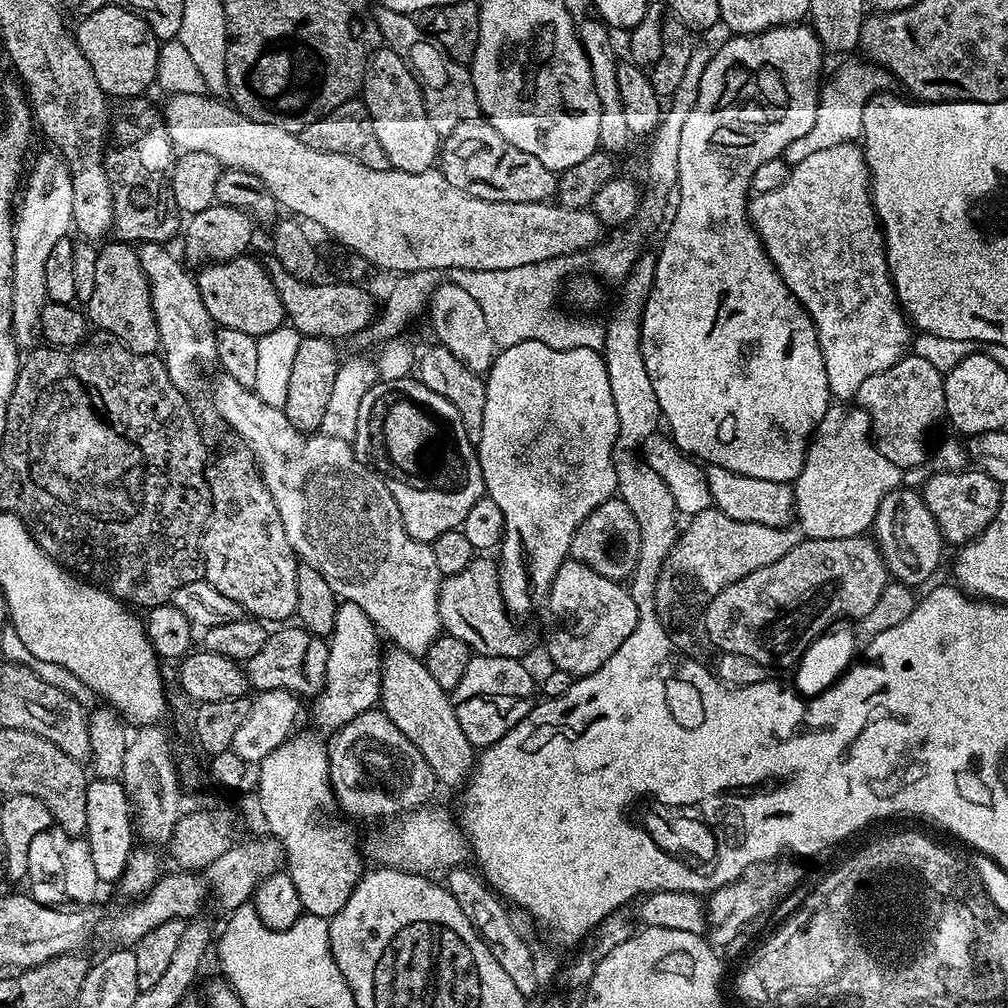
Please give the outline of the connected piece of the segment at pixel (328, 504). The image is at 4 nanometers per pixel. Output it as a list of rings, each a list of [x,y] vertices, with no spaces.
[[[236,380],[225,381],[216,392],[216,404],[228,415],[229,426],[244,439],[243,447],[256,459],[266,490],[270,490],[274,506],[278,506],[282,530],[286,530],[286,539],[297,557],[314,566],[314,570],[330,582],[330,590],[334,590],[337,598],[362,606],[395,647],[423,658],[442,632],[438,610],[442,577],[434,563],[431,543],[416,540],[404,529],[398,502],[394,502],[383,479],[369,465],[368,469],[363,464],[365,461],[349,441],[323,434],[305,435],[286,418],[283,407],[267,405],[252,388],[243,388]]]

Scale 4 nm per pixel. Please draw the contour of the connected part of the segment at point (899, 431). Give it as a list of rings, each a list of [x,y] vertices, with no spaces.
[[[905,354],[898,362],[894,362],[894,366],[878,374],[870,374],[870,378],[866,378],[862,386],[858,386],[858,394],[854,400],[868,415],[870,432],[874,437],[877,450],[886,458],[890,458],[894,466],[898,466],[901,470],[908,470],[908,468],[918,467],[927,456],[929,459],[928,431],[935,426],[936,419],[944,416],[944,373],[930,366],[926,358],[915,354]]]

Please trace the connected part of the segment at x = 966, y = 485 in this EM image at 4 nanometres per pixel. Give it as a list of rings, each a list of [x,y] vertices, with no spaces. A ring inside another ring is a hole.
[[[979,470],[968,471],[935,471],[935,475],[925,482],[924,488],[922,487],[926,506],[930,514],[934,514],[934,522],[938,522],[938,530],[949,545],[963,546],[977,540],[986,530],[986,526],[990,526],[1000,509],[1001,484]]]

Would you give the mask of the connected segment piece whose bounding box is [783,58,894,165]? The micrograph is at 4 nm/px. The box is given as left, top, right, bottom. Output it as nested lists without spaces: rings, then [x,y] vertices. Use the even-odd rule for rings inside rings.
[[[867,59],[852,60],[844,64],[832,77],[823,81],[818,102],[818,118],[814,120],[814,130],[798,138],[798,142],[790,142],[784,151],[783,158],[788,164],[802,162],[802,158],[810,158],[810,154],[818,150],[827,150],[830,146],[849,143],[848,132],[859,133],[864,127],[864,111],[870,97],[876,96],[881,90],[891,89],[894,77],[887,68],[869,62]]]

